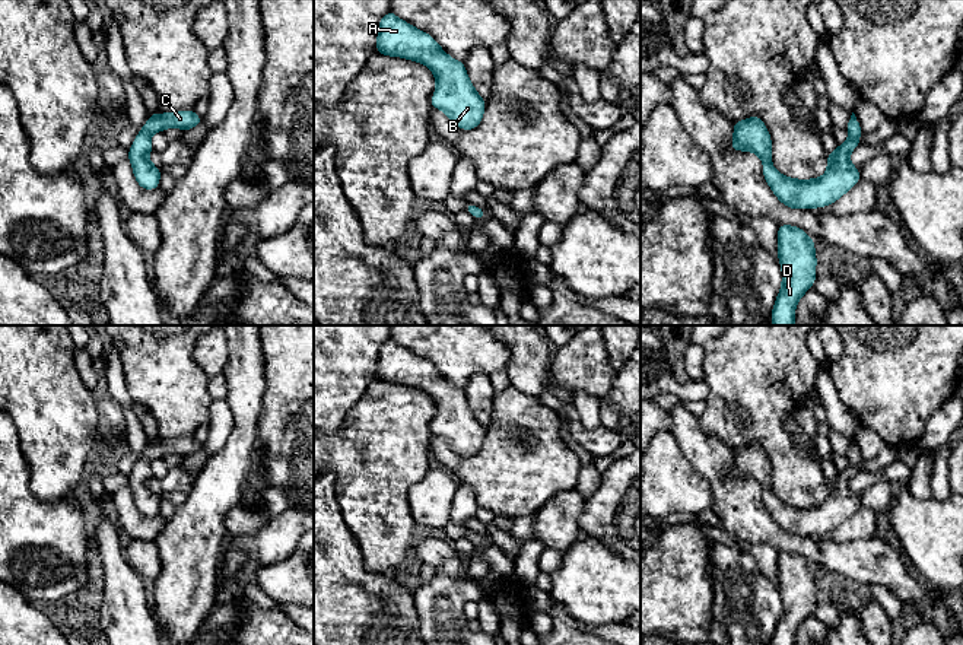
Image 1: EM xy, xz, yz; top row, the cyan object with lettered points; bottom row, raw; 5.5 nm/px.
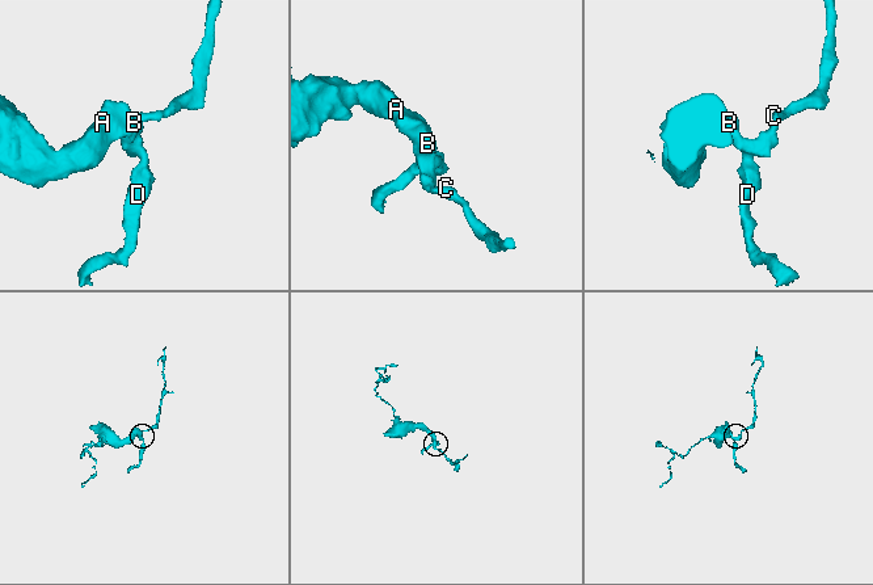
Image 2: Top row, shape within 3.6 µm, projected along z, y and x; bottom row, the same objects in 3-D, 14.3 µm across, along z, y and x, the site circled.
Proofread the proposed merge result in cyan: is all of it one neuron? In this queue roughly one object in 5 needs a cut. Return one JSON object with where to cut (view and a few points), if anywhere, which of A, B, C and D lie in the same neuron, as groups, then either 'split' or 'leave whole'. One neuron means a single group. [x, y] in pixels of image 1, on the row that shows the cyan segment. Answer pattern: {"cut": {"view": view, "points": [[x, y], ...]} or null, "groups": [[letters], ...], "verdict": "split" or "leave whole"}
{"cut": null, "groups": [["A", "B", "C", "D"]], "verdict": "leave whole"}

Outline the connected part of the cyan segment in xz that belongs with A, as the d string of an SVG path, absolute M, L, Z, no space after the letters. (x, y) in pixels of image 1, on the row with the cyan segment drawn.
M392 10L378 25L376 53L403 57L428 66L436 79L436 89L430 104L433 108L444 111L454 125L463 130L473 130L482 123L486 102L470 83L464 63L451 58L433 36L398 19Z

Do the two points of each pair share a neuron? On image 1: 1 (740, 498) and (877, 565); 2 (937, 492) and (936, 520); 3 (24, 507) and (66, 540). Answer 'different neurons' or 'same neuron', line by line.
1: same neuron
2: different neurons
3: same neuron

